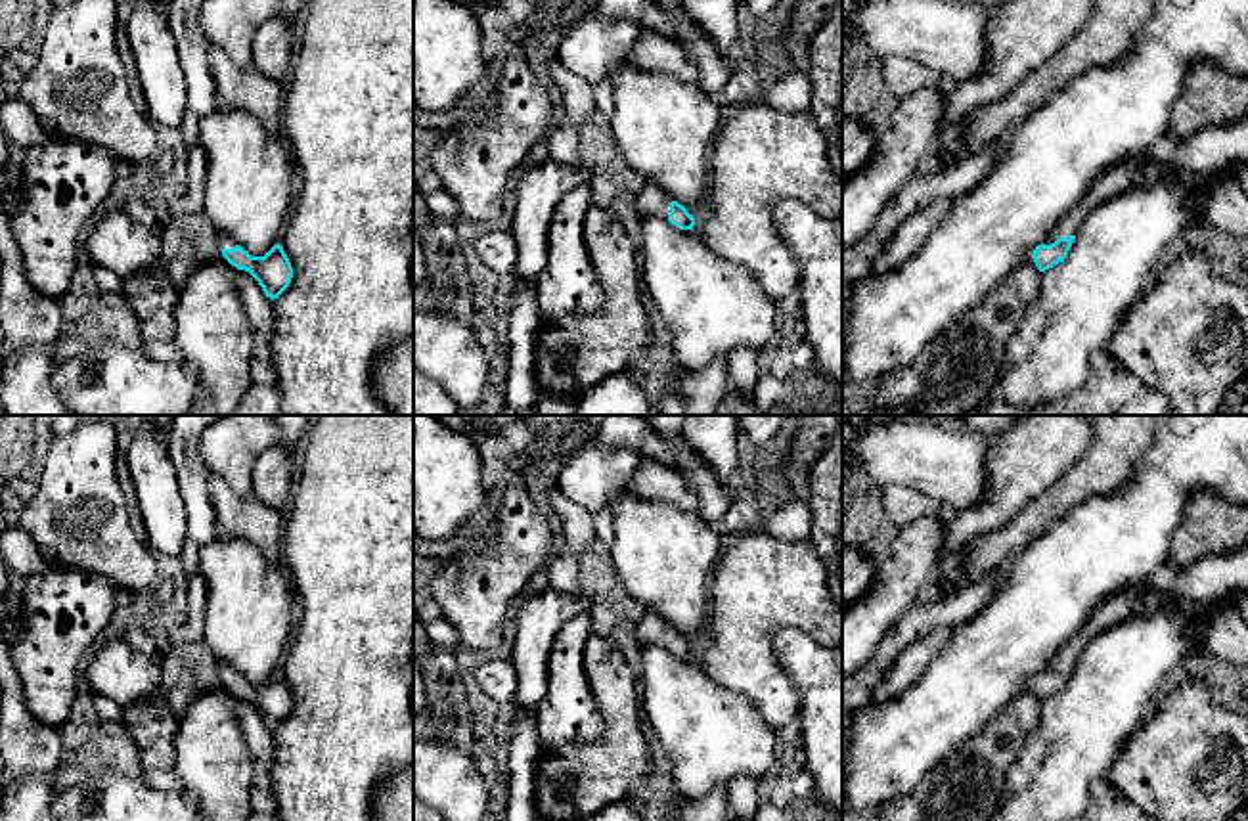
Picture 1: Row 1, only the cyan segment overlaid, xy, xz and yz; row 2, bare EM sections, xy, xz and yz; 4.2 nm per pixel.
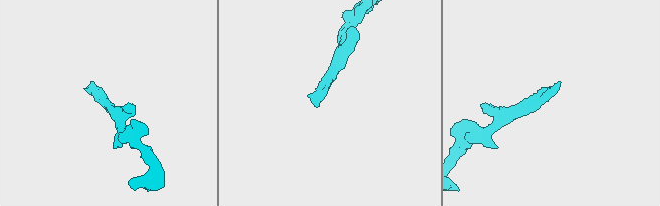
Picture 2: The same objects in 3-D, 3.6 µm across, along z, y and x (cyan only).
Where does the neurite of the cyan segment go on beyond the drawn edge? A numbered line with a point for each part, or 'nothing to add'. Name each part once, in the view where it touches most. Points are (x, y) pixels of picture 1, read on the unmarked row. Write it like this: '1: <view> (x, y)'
1: yz (1147, 599)

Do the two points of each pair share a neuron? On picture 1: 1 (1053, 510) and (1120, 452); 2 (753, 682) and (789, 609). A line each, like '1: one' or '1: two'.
1: one
2: one

